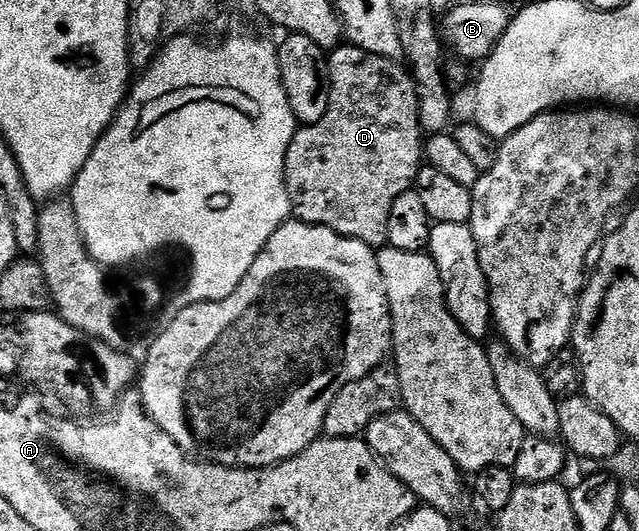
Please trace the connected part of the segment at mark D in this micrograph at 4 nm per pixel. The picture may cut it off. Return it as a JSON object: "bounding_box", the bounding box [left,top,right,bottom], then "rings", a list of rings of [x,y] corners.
{"bounding_box":[284,46,425,250],"rings":[[[351,46],[331,49],[328,56],[328,75],[330,77],[328,85],[330,102],[326,106],[326,114],[322,114],[322,122],[297,127],[294,138],[290,142],[290,150],[286,150],[284,181],[292,203],[292,216],[301,220],[303,224],[324,224],[340,236],[349,236],[358,242],[366,242],[366,246],[379,250],[388,243],[388,219],[390,218],[390,206],[394,206],[394,198],[413,189],[422,167],[425,141],[422,139],[420,127],[420,96],[416,93],[416,82],[412,79],[411,71],[403,63]]]}

